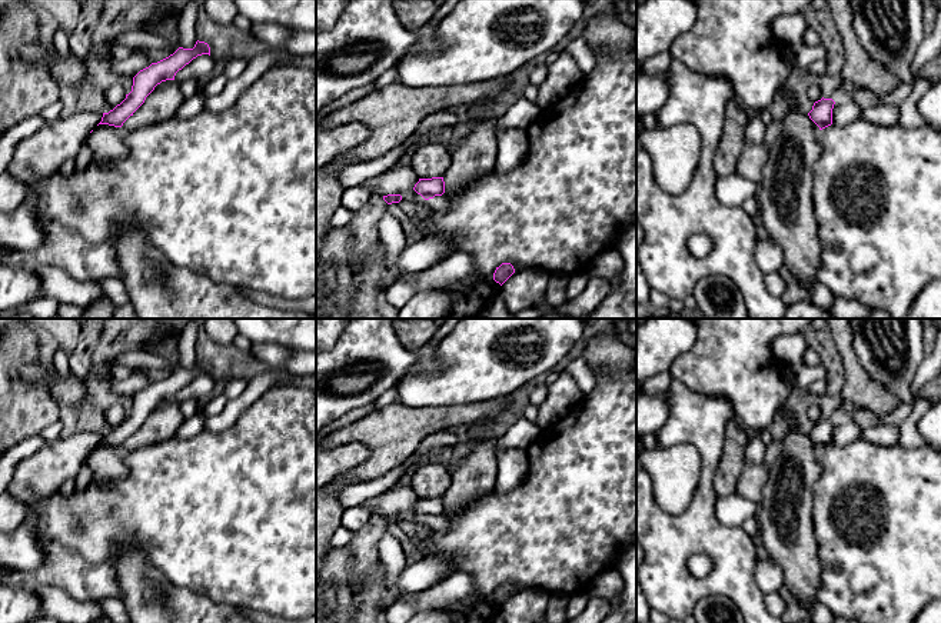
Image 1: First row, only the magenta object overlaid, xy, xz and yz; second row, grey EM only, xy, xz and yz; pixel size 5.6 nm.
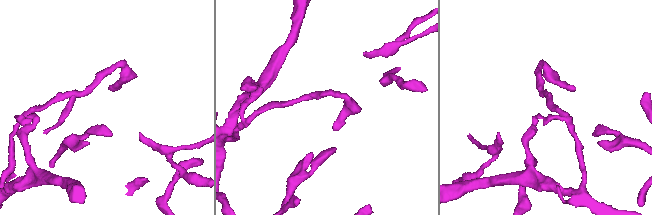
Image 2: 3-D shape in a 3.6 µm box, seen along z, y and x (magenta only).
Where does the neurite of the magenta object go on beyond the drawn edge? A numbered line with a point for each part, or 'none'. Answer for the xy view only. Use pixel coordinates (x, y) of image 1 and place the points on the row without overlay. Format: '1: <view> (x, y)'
none

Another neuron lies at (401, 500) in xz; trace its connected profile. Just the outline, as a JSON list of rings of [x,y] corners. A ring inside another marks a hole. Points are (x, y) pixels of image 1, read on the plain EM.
[[[393,484],[386,492],[363,502],[362,504],[366,506],[372,514],[400,514],[402,520],[413,523],[430,522],[438,530],[443,532],[448,527],[445,517],[435,516],[433,519],[425,520],[413,510],[418,502],[419,497],[410,487]]]

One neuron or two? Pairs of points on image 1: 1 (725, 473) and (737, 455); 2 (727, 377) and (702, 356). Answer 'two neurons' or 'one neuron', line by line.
1: one neuron
2: one neuron

